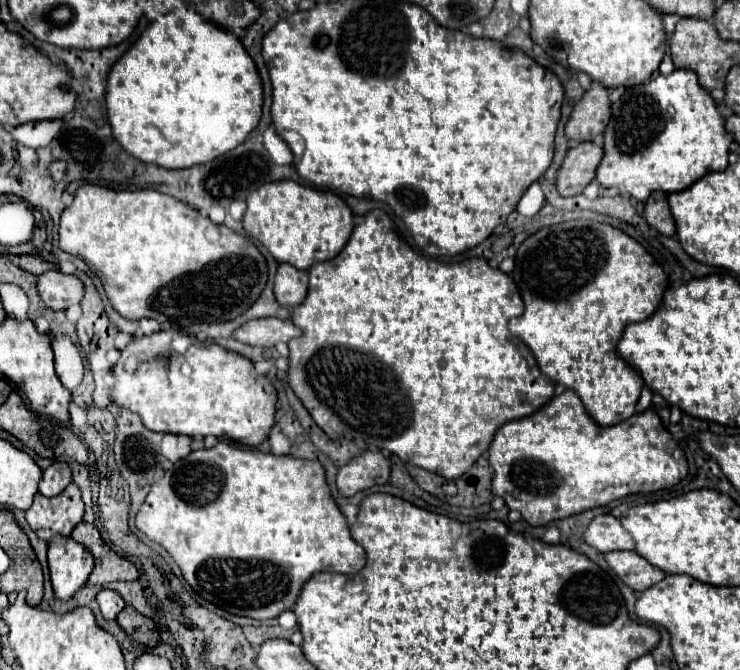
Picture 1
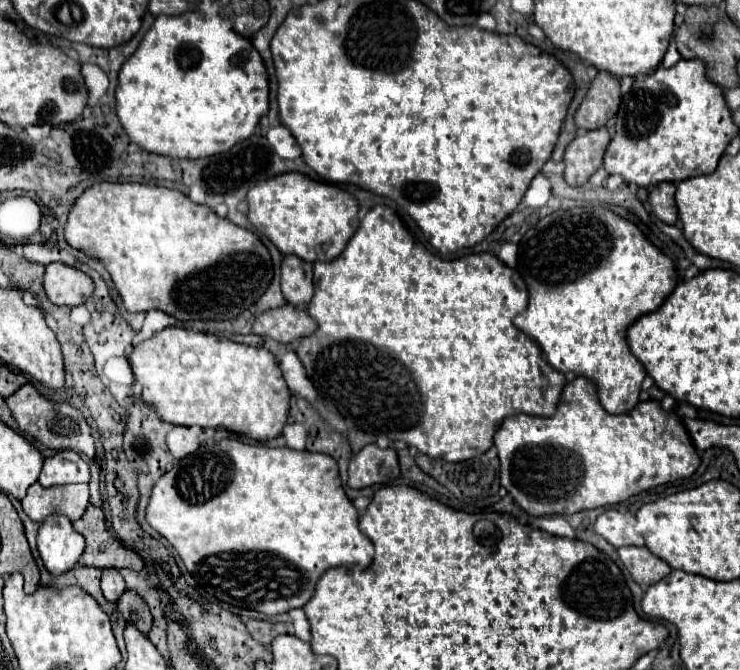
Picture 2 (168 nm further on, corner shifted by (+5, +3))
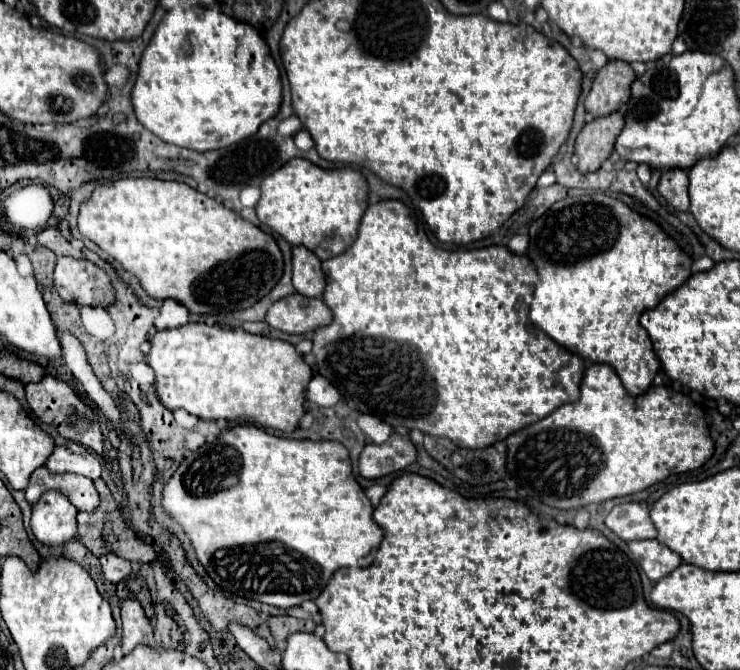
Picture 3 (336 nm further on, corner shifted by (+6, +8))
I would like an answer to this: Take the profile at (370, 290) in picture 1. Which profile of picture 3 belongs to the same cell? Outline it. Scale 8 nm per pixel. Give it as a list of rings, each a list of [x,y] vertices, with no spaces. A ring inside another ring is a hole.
[[[382,200],[378,204],[368,206],[368,210],[362,218],[356,242],[344,254],[322,262],[322,266],[324,266],[324,274],[328,280],[328,286],[324,290],[322,300],[334,312],[334,320],[332,320],[332,324],[322,326],[314,332],[312,354],[316,356],[318,374],[332,378],[330,382],[334,386],[338,386],[340,394],[344,396],[344,400],[352,408],[360,404],[360,412],[374,414],[394,428],[408,428],[408,430],[418,428],[430,436],[450,438],[460,448],[488,448],[494,442],[504,440],[510,434],[518,432],[520,428],[526,428],[526,426],[546,418],[560,404],[568,404],[568,402],[580,398],[580,380],[584,376],[586,362],[578,354],[572,354],[566,348],[558,346],[542,330],[538,332],[528,318],[528,310],[530,310],[530,302],[532,302],[530,296],[534,294],[534,288],[538,284],[536,266],[530,262],[528,256],[514,254],[506,246],[488,246],[480,249],[446,252],[438,246],[432,246],[428,236],[418,232],[418,226],[410,216],[410,208],[406,208],[398,200]]]

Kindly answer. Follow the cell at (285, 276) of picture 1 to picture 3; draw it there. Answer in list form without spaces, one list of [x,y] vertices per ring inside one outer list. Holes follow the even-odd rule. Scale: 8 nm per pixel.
[[[304,246],[292,248],[292,282],[296,292],[318,298],[326,288],[326,276],[322,272],[322,262]]]

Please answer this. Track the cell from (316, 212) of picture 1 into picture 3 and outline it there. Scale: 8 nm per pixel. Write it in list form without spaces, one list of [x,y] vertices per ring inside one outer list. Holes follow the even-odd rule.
[[[304,158],[288,160],[280,170],[264,178],[260,188],[262,198],[256,206],[260,222],[284,236],[292,246],[306,246],[320,260],[334,258],[354,244],[368,206],[368,182],[358,170],[350,166],[324,170]]]

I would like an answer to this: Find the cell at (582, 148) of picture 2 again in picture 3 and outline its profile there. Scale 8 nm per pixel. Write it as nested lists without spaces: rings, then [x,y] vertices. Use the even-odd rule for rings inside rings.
[[[612,112],[588,122],[576,138],[576,158],[580,172],[594,172],[612,154],[614,140],[624,128],[624,116]]]

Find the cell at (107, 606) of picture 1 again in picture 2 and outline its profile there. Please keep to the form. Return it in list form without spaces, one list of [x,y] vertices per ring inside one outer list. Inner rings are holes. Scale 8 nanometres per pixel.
[[[109,569],[109,571],[103,571],[103,577],[101,577],[101,591],[103,591],[103,597],[111,603],[115,603],[123,591],[125,591],[125,581],[123,577],[119,575],[119,571],[115,569]]]

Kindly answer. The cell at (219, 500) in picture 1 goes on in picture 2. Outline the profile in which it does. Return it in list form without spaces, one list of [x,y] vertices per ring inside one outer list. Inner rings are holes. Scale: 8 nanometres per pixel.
[[[221,439],[211,445],[199,447],[195,453],[185,457],[181,463],[177,463],[171,471],[167,471],[153,487],[147,511],[145,511],[147,523],[163,535],[173,549],[179,553],[183,559],[187,571],[195,577],[195,581],[209,591],[215,599],[229,603],[233,607],[243,607],[243,609],[253,609],[265,615],[279,615],[289,609],[295,609],[297,605],[305,605],[311,599],[311,591],[317,583],[317,579],[331,567],[343,567],[347,571],[351,569],[367,569],[371,559],[373,559],[373,543],[359,531],[357,523],[357,509],[353,503],[347,499],[341,481],[339,481],[339,471],[337,463],[333,457],[323,455],[323,453],[309,453],[309,451],[295,451],[289,447],[263,447],[263,445],[247,445],[237,439]]]

